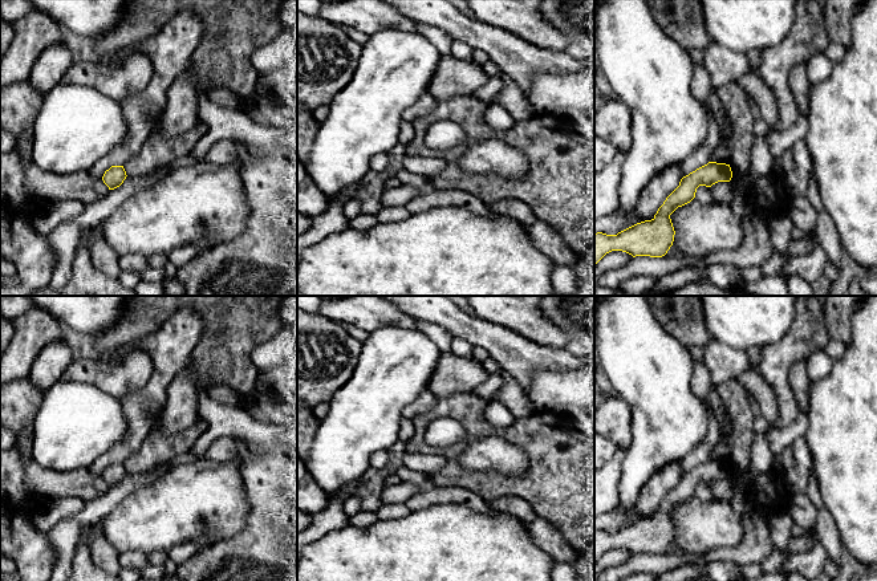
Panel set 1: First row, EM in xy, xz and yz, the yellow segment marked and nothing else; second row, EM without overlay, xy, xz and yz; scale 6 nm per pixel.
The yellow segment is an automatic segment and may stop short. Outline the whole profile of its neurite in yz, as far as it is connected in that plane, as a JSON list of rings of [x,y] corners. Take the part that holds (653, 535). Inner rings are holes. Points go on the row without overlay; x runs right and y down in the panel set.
[[[708,459],[683,474],[679,483],[666,495],[651,517],[637,520],[617,532],[594,531],[594,562],[609,549],[622,548],[633,554],[662,554],[674,539],[670,512],[695,495],[699,483],[711,484],[718,479],[730,479],[730,462]]]

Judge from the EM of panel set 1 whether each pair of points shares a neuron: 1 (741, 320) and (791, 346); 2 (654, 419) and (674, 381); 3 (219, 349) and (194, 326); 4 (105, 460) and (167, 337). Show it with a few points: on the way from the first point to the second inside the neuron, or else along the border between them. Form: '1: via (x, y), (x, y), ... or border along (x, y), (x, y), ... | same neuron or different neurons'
1: border along (796, 313), (788, 332), (776, 342), (763, 348) | different neurons
2: via (662, 410), (662, 393), (665, 390) | same neuron
3: border along (194, 309), (203, 321), (203, 333), (187, 361) | different neurons
4: via (135, 433), (138, 409), (153, 394), (165, 369) | same neuron

